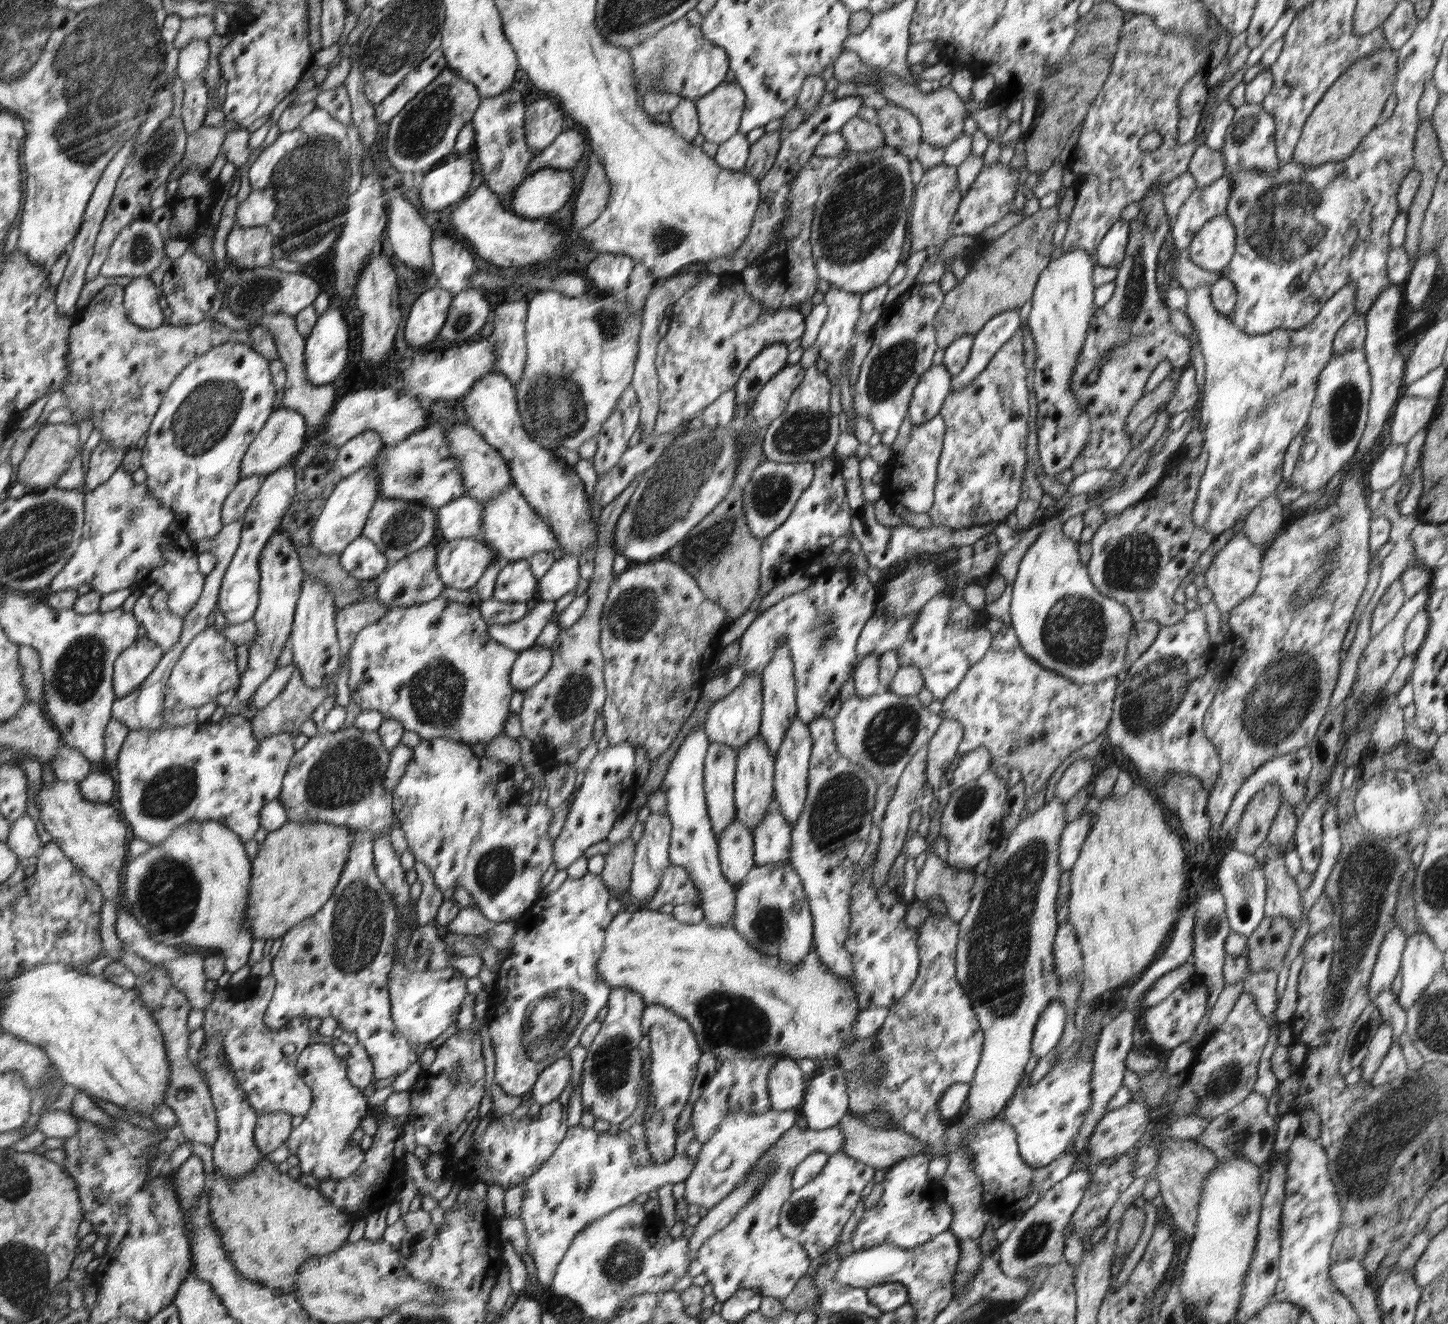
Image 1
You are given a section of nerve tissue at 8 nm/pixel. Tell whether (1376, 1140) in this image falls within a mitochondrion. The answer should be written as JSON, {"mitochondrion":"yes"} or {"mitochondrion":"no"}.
{"mitochondrion":"yes"}

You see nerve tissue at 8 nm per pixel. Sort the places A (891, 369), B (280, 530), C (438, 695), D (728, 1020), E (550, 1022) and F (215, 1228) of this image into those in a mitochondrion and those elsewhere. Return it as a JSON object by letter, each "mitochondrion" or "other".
{"A":"mitochondrion","B":"other","C":"mitochondrion","D":"mitochondrion","E":"mitochondrion","F":"other"}

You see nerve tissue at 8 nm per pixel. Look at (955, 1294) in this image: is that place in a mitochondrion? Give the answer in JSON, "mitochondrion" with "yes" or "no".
{"mitochondrion":"no"}

